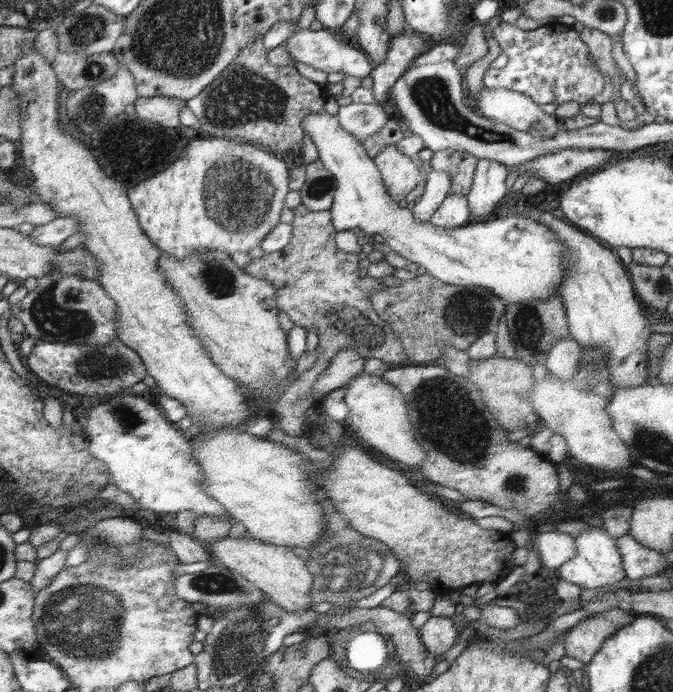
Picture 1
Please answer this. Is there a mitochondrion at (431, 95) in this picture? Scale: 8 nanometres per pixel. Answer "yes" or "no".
yes

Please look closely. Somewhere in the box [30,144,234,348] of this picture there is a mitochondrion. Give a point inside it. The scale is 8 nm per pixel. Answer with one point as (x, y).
(79, 264)

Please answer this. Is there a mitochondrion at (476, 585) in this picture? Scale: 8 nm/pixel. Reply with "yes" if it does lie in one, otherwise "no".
no

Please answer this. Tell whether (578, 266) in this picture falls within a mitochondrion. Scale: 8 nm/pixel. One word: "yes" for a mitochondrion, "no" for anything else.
no

